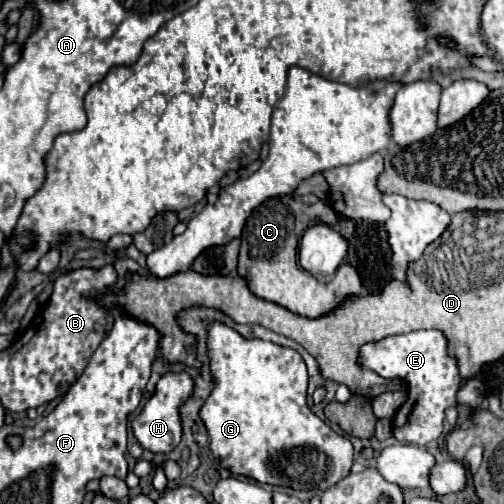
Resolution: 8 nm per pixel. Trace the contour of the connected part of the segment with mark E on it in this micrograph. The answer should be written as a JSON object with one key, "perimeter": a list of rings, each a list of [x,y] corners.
{"perimeter":[[[417,330],[369,342],[361,348],[359,364],[371,368],[379,376],[401,376],[407,382],[407,402],[393,420],[393,436],[399,442],[427,446],[443,434],[445,410],[449,406],[457,406],[455,396],[461,386],[461,378],[457,362],[447,354],[447,340],[439,330]]]}

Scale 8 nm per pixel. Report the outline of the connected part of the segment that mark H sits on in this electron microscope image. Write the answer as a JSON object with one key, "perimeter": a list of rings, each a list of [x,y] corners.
{"perimeter":[[[181,372],[181,374],[165,374],[159,384],[157,384],[157,392],[155,396],[143,406],[141,414],[133,418],[131,422],[131,430],[133,436],[137,438],[137,442],[153,452],[153,454],[169,454],[181,440],[181,418],[179,418],[179,406],[189,398],[189,394],[193,392],[193,380]]]}

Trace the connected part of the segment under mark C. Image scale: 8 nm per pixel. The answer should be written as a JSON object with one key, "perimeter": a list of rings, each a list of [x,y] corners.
{"perimeter":[[[287,196],[265,200],[251,214],[251,218],[247,220],[243,228],[239,266],[237,266],[237,274],[245,278],[249,290],[257,298],[275,302],[305,318],[325,316],[325,312],[333,312],[333,308],[337,308],[341,300],[361,294],[361,280],[355,268],[349,264],[339,266],[329,284],[323,280],[317,280],[313,274],[305,272],[299,266],[299,260],[297,260],[299,238],[303,236],[303,230],[309,228],[309,224],[313,222],[327,222],[327,224],[337,222],[337,214],[329,202],[317,202],[309,206]]]}

